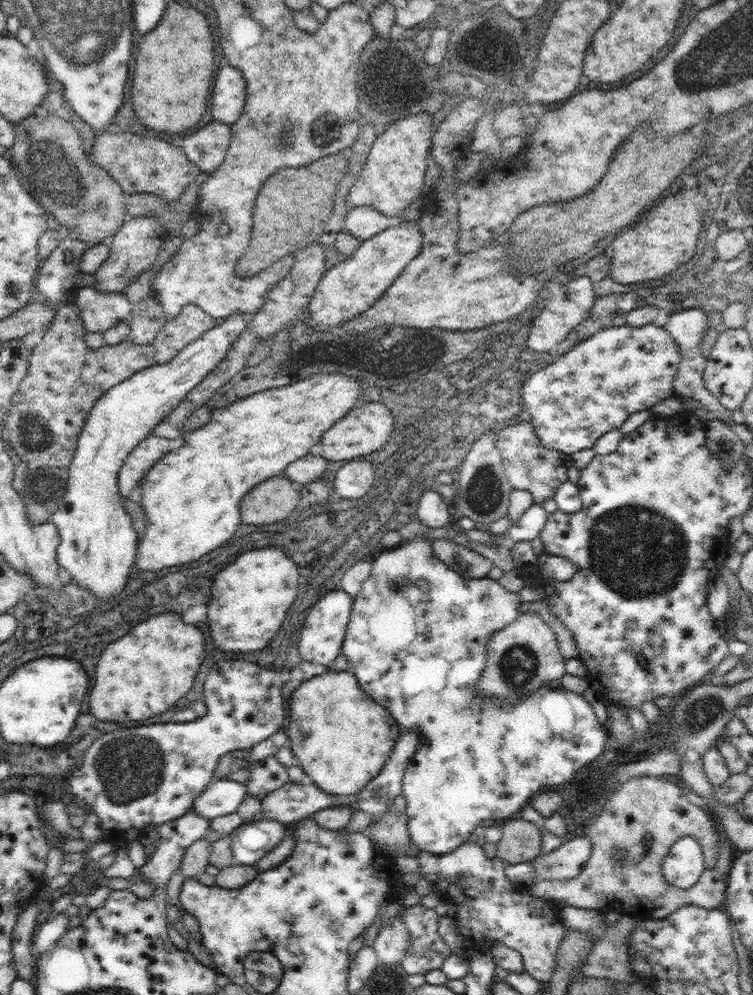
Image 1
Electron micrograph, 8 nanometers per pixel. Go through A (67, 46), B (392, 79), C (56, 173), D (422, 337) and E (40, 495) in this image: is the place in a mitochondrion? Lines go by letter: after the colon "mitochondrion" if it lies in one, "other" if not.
A: mitochondrion
B: mitochondrion
C: mitochondrion
D: other
E: mitochondrion

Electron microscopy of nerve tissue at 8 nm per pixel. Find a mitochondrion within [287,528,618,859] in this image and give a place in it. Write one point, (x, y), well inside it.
(518, 664)

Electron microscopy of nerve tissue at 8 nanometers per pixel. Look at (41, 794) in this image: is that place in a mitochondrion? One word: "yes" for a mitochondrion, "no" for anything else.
no

